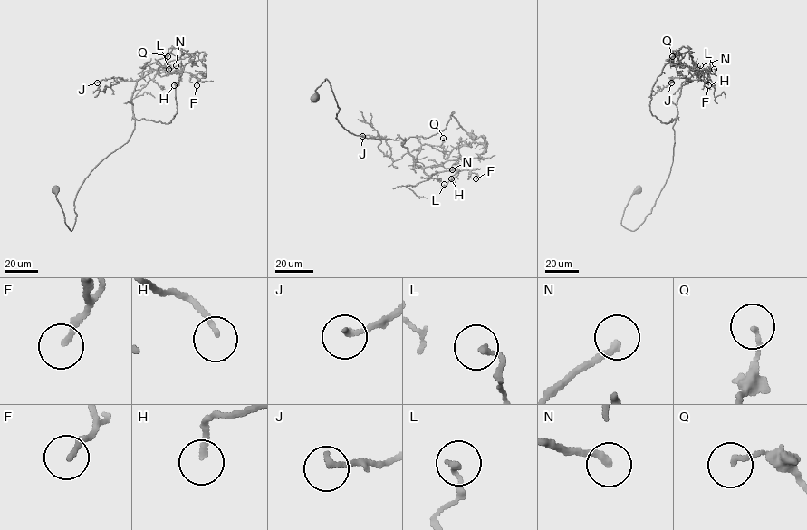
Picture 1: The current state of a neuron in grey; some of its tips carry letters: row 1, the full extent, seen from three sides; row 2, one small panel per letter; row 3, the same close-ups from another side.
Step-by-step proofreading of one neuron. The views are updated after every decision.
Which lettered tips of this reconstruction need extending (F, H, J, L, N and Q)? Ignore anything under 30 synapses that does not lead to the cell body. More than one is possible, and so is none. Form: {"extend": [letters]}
{"extend": ["N"]}

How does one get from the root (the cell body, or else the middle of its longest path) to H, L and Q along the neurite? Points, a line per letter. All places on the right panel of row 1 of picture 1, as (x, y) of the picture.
H: (638, 190), (620, 221), (631, 230), (650, 212), (668, 178), (681, 84), (706, 69), (700, 77), (708, 85)
L: (638, 190), (620, 221), (631, 230), (650, 212), (668, 178), (681, 84), (703, 69), (715, 74), (714, 69)
Q: (638, 190), (620, 221), (631, 230), (650, 212), (668, 178), (677, 99), (695, 72), (672, 56)

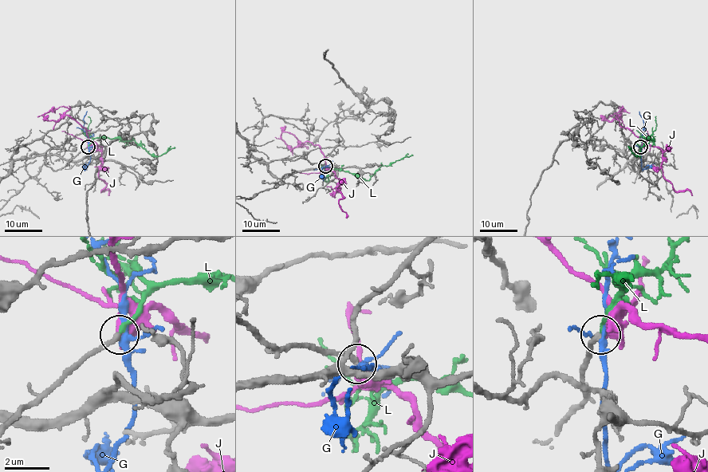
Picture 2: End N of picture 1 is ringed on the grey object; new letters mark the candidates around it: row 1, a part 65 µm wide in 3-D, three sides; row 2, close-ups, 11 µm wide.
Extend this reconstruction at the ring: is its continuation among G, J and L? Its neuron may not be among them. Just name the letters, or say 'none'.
L

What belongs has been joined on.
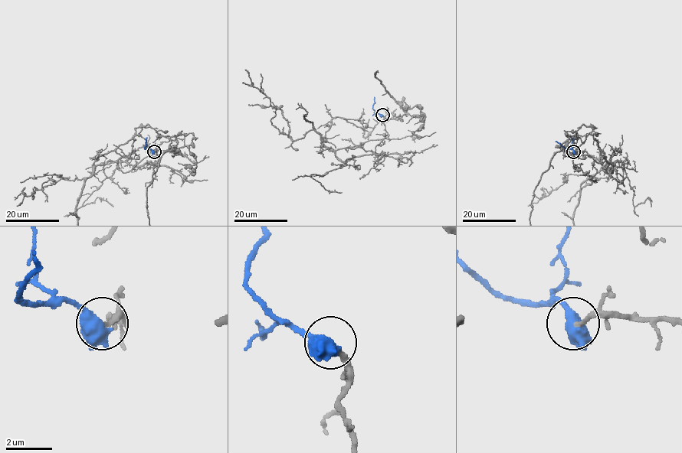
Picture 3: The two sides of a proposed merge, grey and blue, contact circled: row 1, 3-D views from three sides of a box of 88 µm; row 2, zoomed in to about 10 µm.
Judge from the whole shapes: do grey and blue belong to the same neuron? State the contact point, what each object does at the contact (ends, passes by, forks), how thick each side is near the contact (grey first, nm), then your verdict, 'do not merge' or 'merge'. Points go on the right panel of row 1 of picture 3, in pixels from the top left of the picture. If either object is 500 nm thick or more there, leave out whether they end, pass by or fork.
(573, 151) | 190/550 nm | merge

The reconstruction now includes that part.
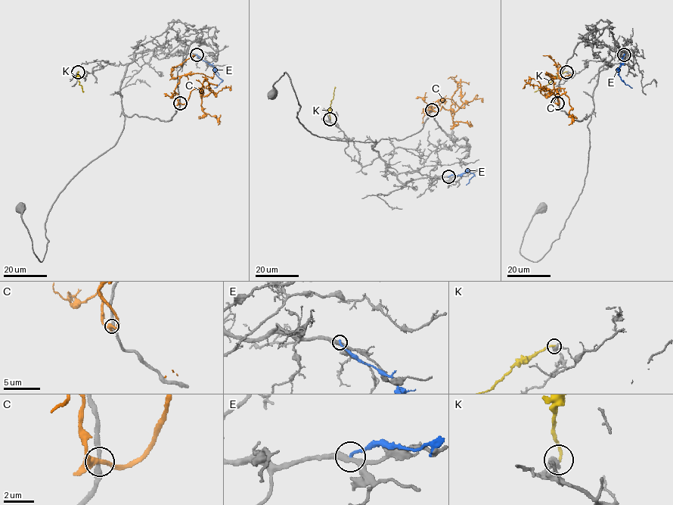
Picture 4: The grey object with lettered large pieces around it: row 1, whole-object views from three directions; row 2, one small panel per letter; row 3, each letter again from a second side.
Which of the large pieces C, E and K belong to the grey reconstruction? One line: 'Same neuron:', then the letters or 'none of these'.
Same neuron: none of these

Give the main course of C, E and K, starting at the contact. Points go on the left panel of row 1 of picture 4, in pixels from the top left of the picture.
C: (180, 104), (175, 91), (179, 77), (173, 77), (171, 71), (194, 55)
E: (196, 54), (212, 66), (215, 73), (222, 81), (214, 88)
K: (79, 71), (83, 92)

